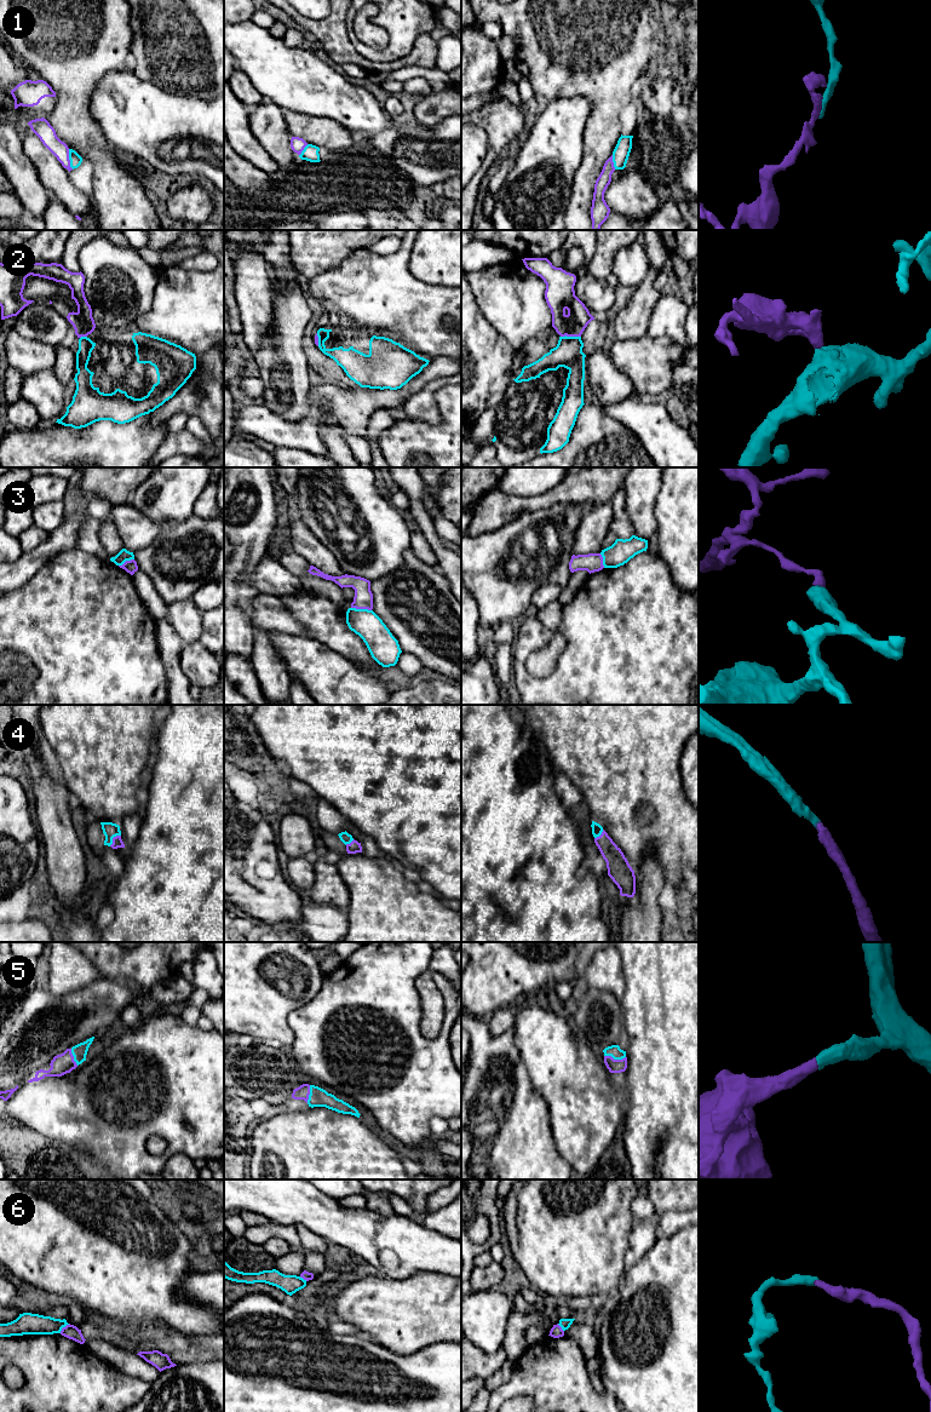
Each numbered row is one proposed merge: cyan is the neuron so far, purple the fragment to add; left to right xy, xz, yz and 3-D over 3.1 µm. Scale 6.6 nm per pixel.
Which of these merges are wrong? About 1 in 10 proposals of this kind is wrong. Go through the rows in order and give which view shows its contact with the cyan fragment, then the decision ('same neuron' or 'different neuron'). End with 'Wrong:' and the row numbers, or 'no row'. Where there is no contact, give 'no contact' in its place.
1: contact in xy; same neuron
2: contact in yz; same neuron
3: contact in xz; different neuron
4: contact in xy; same neuron
5: contact in yz; same neuron
6: contact in xy; different neuron
Wrong: 3, 6

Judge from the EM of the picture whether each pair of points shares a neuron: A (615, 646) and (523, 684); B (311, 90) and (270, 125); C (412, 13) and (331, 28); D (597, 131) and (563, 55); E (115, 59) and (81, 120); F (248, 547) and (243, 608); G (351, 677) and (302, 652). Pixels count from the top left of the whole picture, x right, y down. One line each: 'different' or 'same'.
A: same
B: different
C: different
D: same
E: same
F: same
G: same

